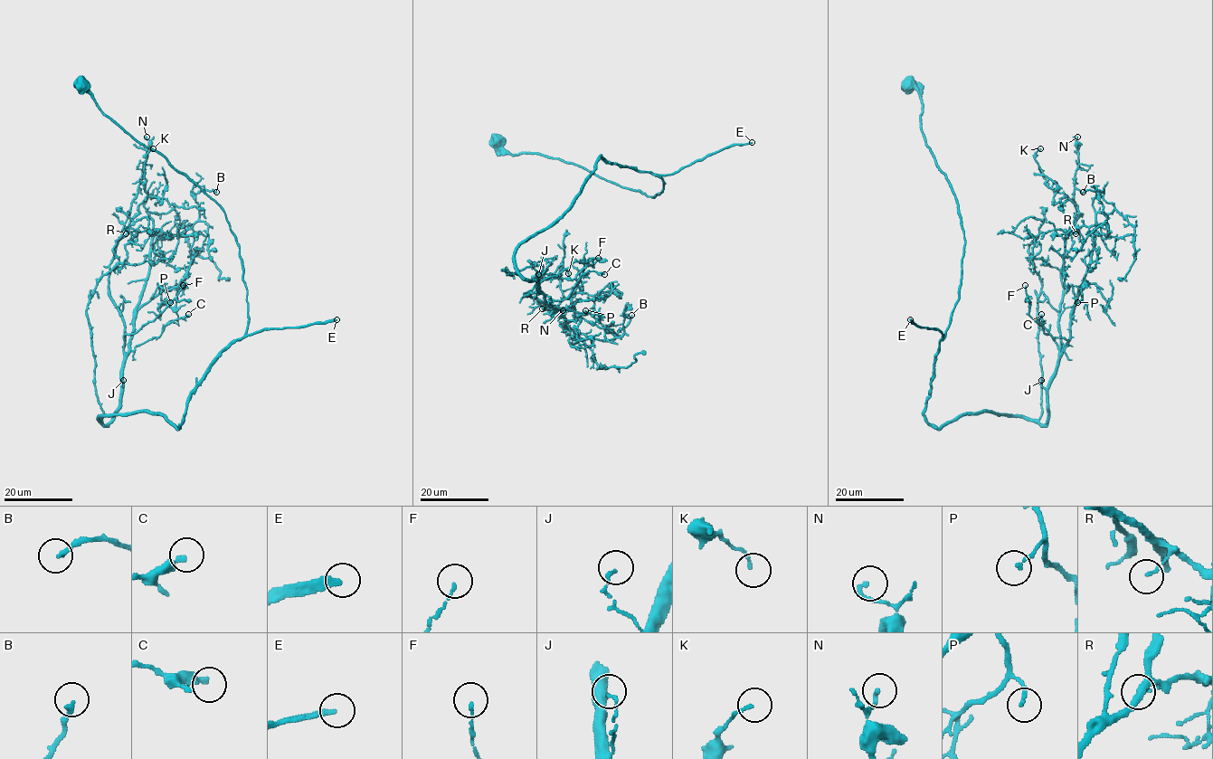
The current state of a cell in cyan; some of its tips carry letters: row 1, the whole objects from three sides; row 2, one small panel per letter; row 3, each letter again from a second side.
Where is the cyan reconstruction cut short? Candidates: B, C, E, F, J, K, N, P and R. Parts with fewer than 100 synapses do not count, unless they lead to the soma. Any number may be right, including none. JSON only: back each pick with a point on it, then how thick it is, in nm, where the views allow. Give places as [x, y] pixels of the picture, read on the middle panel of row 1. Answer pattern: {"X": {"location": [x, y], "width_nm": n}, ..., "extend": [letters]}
{"E": {"location": [752, 142], "width_nm": 260}, "extend": ["E"]}

